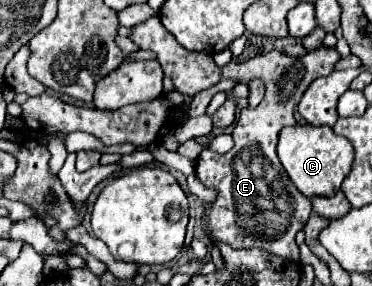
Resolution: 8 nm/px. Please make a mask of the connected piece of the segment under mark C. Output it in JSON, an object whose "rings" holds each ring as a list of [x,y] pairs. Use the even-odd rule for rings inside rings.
{"rings":[[[295,124],[283,128],[279,132],[277,144],[279,160],[289,174],[295,188],[307,198],[313,196],[333,196],[343,178],[349,174],[353,164],[353,148],[351,142],[333,132],[331,126],[311,126],[311,124]]]}

